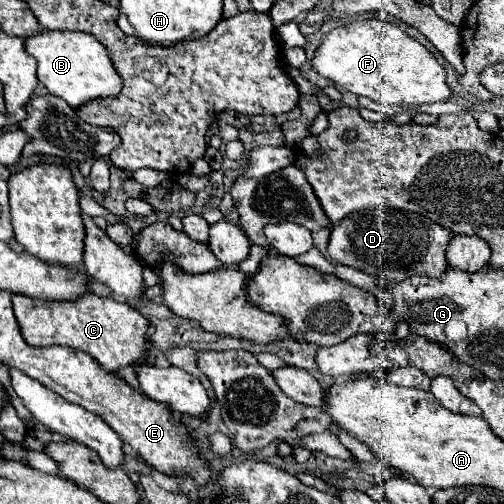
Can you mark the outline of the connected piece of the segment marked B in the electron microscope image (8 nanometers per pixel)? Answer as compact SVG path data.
M41 32L25 40L25 50L37 60L37 78L45 84L49 94L63 98L71 108L87 104L87 100L105 100L119 96L123 80L111 64L103 44L85 32Z

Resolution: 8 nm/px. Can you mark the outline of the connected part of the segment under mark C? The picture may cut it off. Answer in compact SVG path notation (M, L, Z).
M87 292L87 296L79 296L79 300L71 300L71 304L63 304L61 300L31 300L31 296L15 296L13 294L13 312L19 322L21 334L27 344L31 346L71 346L75 350L83 350L91 354L107 372L117 372L123 366L133 366L141 362L141 352L147 348L147 330L149 320L131 304L119 302L113 296L97 296L93 292Z

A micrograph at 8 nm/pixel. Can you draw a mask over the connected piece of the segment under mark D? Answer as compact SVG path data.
M377 208L355 212L347 216L347 220L333 224L327 252L337 264L375 274L389 282L403 282L411 276L439 278L449 268L445 262L445 248L451 238L453 234L433 220L421 218L413 212Z

